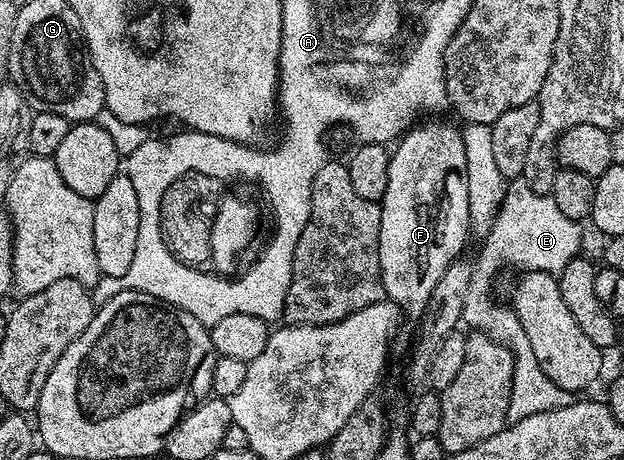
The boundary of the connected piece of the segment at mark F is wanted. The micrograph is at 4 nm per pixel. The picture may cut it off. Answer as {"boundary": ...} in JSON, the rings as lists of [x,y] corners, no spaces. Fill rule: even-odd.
{"boundary":[[[422,123],[404,131],[391,151],[389,185],[385,185],[381,200],[379,234],[379,252],[384,255],[379,262],[383,294],[390,302],[399,304],[406,314],[408,311],[415,317],[422,316],[445,269],[449,269],[452,261],[464,254],[463,246],[467,243],[471,225],[469,181],[462,132],[451,123]]]}

